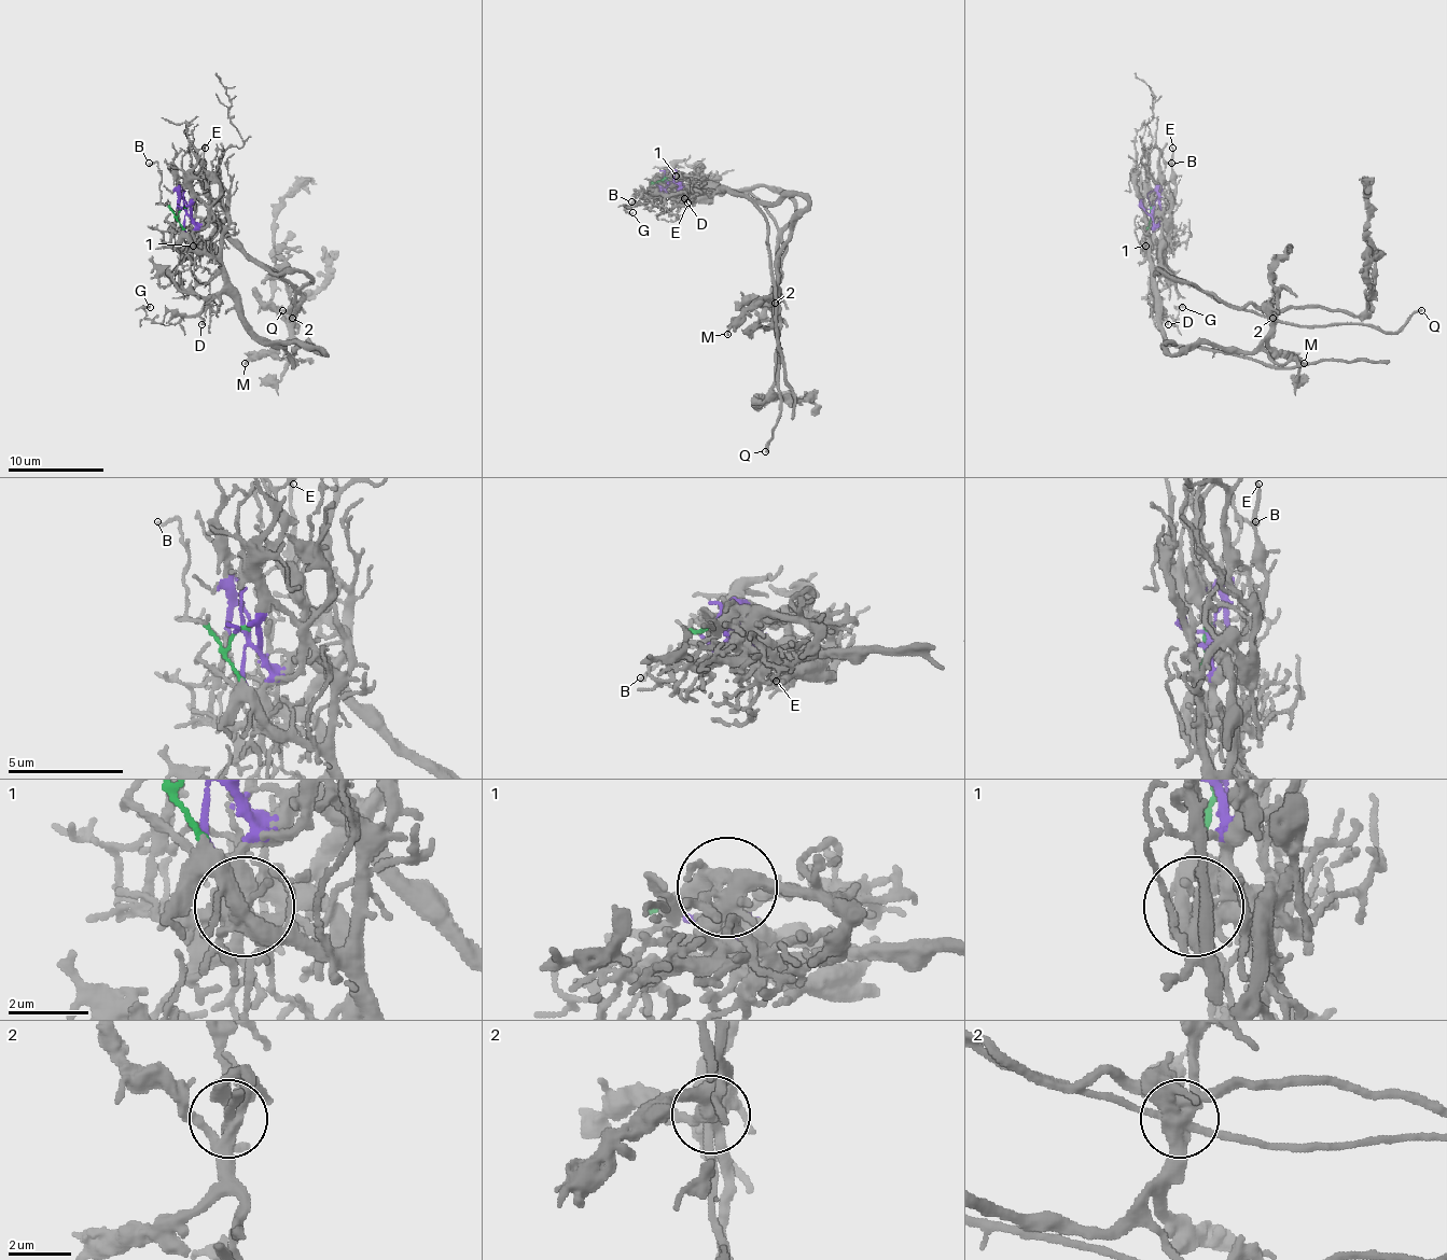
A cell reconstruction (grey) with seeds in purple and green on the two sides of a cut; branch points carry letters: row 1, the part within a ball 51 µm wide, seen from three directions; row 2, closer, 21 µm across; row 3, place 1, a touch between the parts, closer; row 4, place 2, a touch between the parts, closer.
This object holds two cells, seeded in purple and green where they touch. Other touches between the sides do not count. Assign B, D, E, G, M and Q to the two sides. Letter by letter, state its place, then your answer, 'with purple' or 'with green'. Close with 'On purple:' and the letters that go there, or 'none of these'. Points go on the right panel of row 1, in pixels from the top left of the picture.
B: place (1171, 163); with green
D: place (1168, 324); with green
E: place (1172, 148); with purple
G: place (1182, 307); with green
M: place (1304, 363); with green
Q: place (1421, 310); with purple
On purple: E, Q

